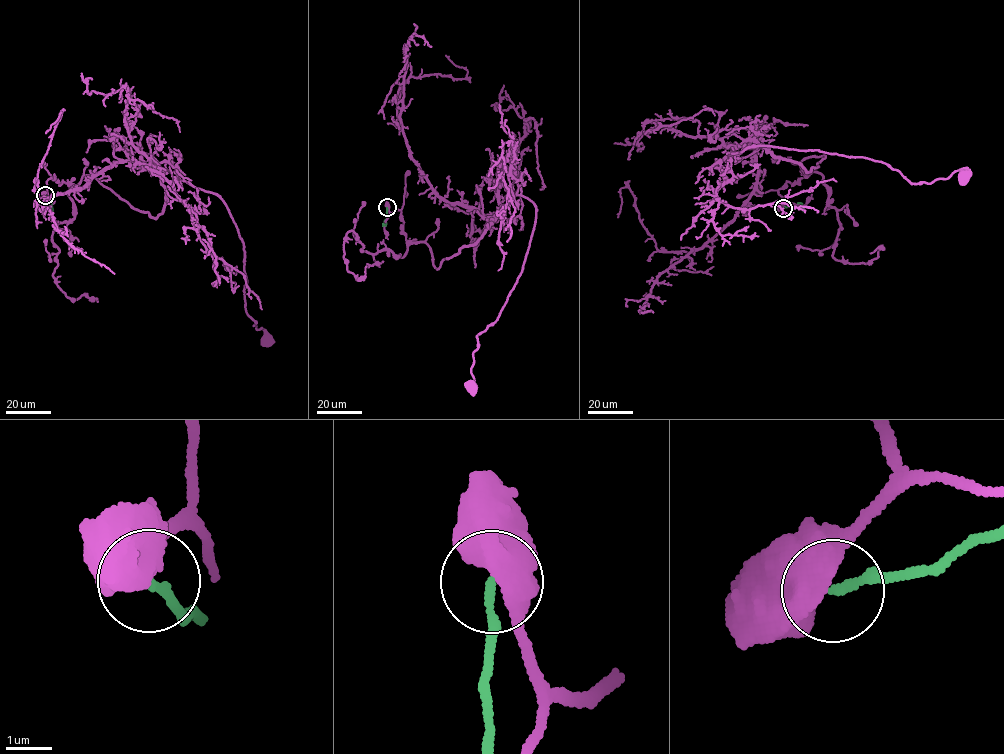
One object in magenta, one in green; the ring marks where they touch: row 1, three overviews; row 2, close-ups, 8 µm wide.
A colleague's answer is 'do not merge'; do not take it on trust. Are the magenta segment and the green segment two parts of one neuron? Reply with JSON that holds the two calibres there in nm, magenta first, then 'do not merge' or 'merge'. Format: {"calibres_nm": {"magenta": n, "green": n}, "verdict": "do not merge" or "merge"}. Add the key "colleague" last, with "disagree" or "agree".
{"calibres_nm": {"magenta": 750, "green": 160}, "verdict": "do not merge", "colleague": "agree"}

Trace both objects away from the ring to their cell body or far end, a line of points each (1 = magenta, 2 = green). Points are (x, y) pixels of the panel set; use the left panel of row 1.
1: (45, 195), (54, 175), (89, 175), (158, 217), (155, 163), (215, 194), (265, 337)
2: (45, 195), (53, 210)

